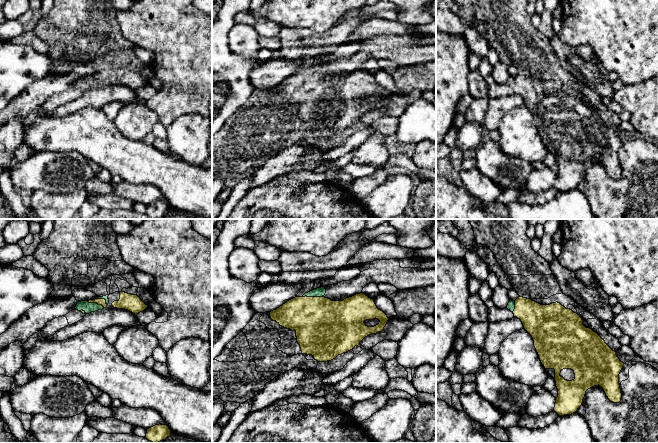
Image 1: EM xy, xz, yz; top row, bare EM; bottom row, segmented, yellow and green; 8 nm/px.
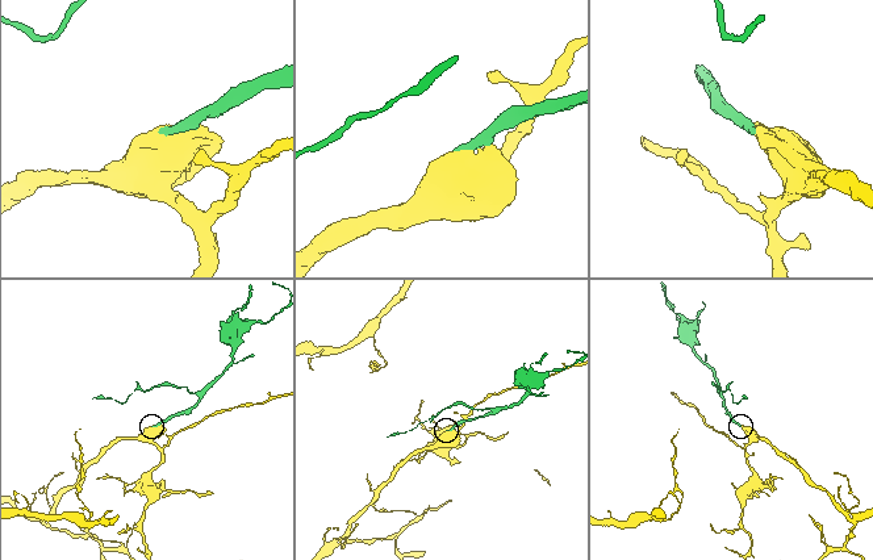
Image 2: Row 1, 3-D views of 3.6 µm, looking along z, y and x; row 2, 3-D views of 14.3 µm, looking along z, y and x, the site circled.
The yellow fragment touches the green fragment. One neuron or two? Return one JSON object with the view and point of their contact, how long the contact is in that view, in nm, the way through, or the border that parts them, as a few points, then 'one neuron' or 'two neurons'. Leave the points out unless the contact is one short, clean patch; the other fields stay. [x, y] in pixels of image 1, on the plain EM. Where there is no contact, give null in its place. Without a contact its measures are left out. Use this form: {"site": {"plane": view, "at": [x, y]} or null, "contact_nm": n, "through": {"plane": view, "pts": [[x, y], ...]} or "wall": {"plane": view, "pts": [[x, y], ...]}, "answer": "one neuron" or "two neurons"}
{"site": {"plane": "xz", "at": [311, 73]}, "contact_nm": 160, "through": {"plane": "xz", "pts": [[322, 102], [311, 90], [311, 73], [319, 68]]}, "answer": "one neuron"}

